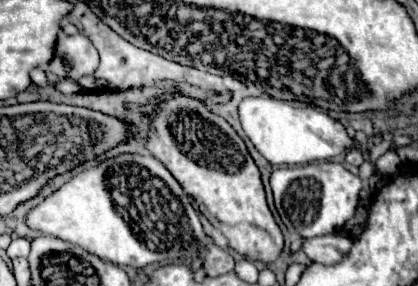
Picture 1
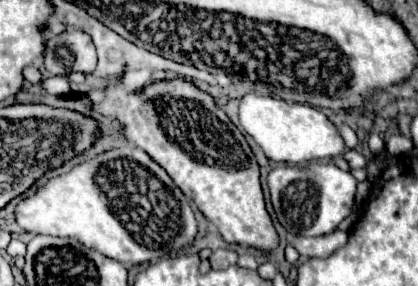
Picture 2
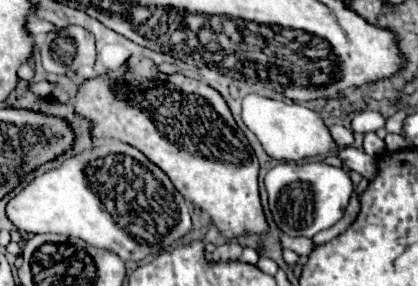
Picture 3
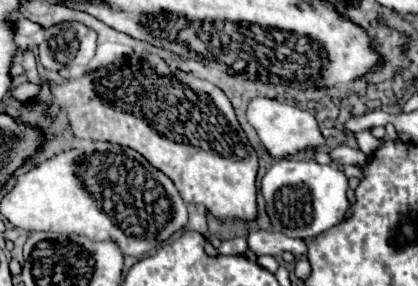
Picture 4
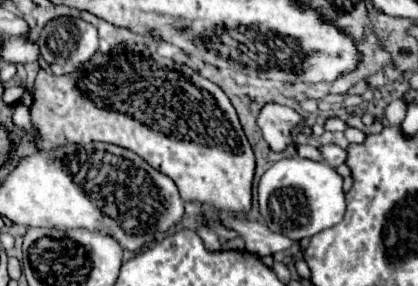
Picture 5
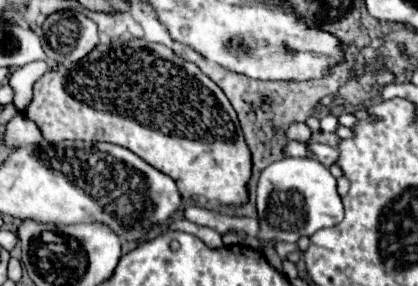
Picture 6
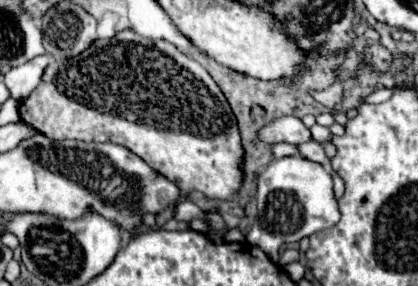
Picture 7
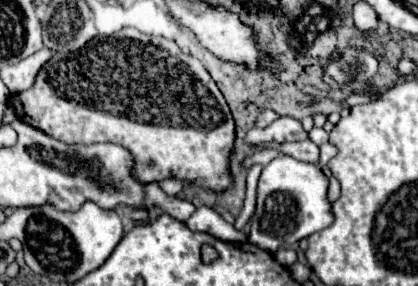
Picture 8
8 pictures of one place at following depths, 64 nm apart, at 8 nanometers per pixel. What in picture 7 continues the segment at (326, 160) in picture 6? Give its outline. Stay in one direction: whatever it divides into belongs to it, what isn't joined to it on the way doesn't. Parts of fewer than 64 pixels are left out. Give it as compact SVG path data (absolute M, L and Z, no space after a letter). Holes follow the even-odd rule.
M310 140L310 142L304 142L304 144L298 144L298 154L306 160L312 160L312 162L318 162L318 164L324 164L328 158L324 156L324 150L322 150L322 144Z

